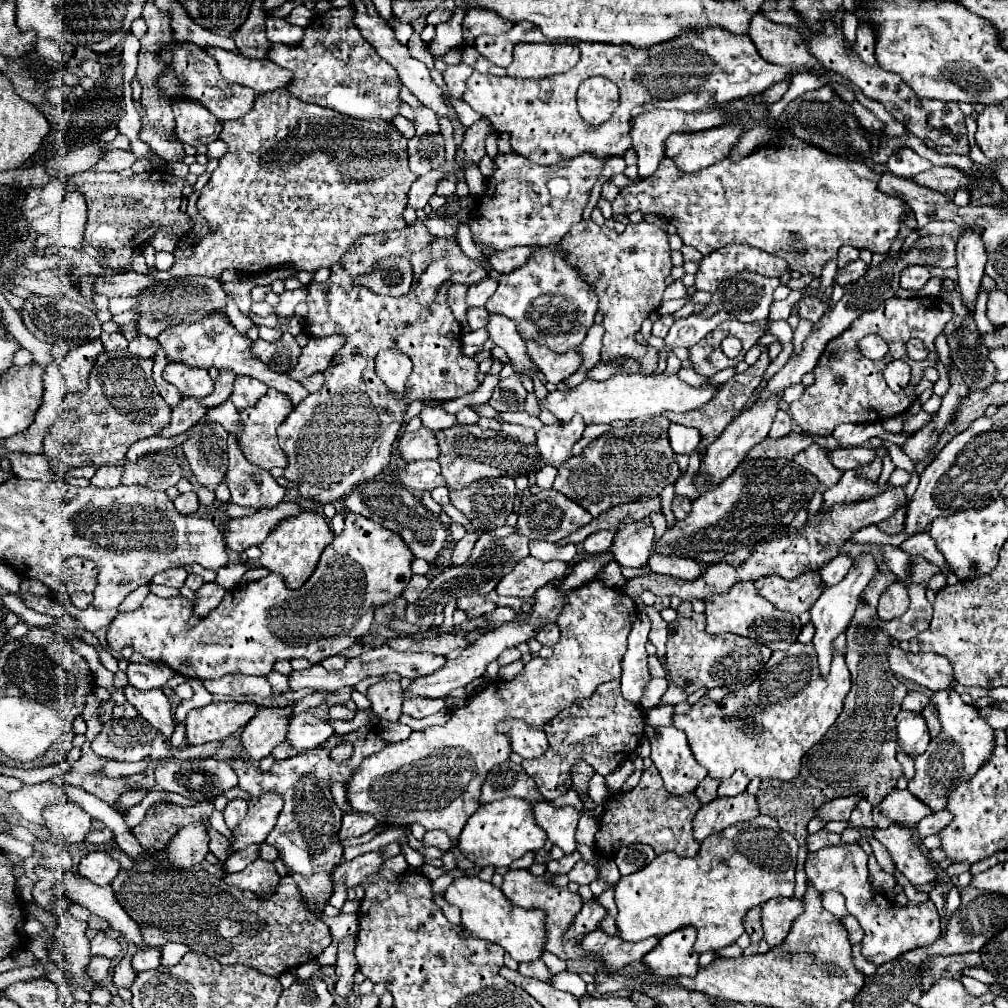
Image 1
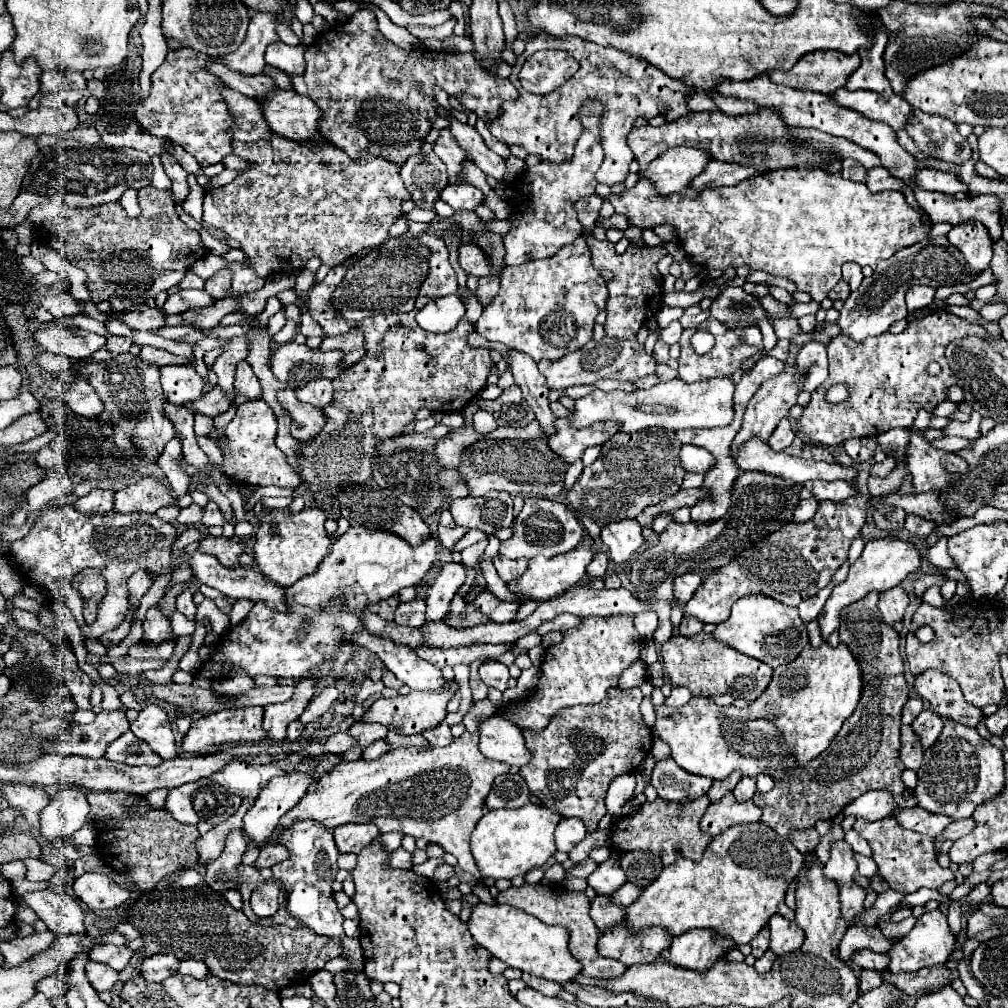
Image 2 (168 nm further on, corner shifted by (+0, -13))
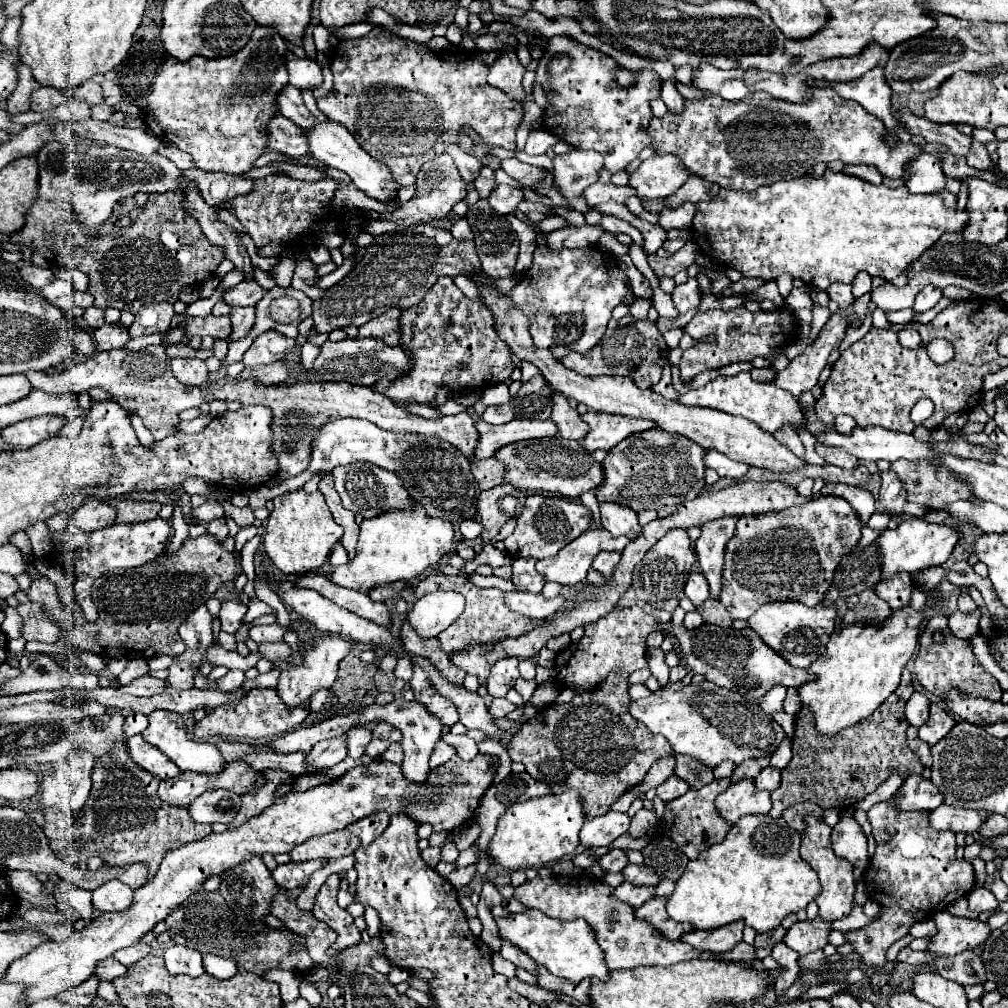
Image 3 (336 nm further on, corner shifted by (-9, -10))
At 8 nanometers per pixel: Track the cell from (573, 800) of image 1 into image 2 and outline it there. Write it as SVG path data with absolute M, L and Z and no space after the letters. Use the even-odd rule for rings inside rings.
M504 774L498 776L494 780L494 786L490 790L490 794L486 796L486 806L488 810L496 810L496 808L520 808L526 802L536 802L538 798L532 796L526 790L526 798L522 798L522 786L526 786L524 778L520 774ZM508 782L508 788L506 788Z

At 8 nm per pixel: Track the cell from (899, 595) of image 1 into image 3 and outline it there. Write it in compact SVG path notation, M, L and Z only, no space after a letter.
M899 573L891 579L883 579L883 583L875 585L875 593L889 603L893 611L899 611L911 601L911 591L913 591L913 579L907 573Z

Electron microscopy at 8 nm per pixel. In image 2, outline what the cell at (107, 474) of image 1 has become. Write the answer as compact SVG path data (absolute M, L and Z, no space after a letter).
M100 488L92 490L90 494L86 494L84 498L78 498L74 502L74 508L86 516L112 512L112 506L114 506L114 492L112 490L100 490Z

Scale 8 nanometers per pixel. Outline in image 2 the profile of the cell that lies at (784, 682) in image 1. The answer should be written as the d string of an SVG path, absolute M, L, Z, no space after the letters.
M824 642L818 648L812 648L810 644L800 652L800 656L786 664L778 666L774 670L774 678L770 686L764 690L764 694L748 708L736 708L736 706L718 706L708 696L692 696L688 704L680 708L672 708L668 704L656 706L656 722L654 722L654 734L670 744L674 762L684 768L690 774L696 776L710 776L714 780L728 778L730 772L740 770L744 776L756 776L760 772L770 776L784 776L786 770L782 768L784 756L780 754L768 754L768 752L782 752L782 750L794 750L794 758L798 762L814 760L820 752L830 746L830 740L838 734L844 720L852 716L862 696L862 670L858 666L858 660L854 654L850 654L846 644L838 644L832 648L828 642Z

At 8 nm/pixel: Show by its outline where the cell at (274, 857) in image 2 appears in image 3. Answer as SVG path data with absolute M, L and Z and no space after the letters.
M347 829L333 831L331 835L321 835L309 839L291 849L291 861L309 861L309 859L339 859L343 855L355 853L359 847L359 839L351 835Z

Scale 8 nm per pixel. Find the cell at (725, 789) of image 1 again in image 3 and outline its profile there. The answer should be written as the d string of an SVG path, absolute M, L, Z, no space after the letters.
M765 767L765 769L757 775L757 779L755 779L755 787L757 787L757 789L765 789L765 791L775 791L775 789L779 787L779 781L781 781L779 769L775 769L775 767Z

